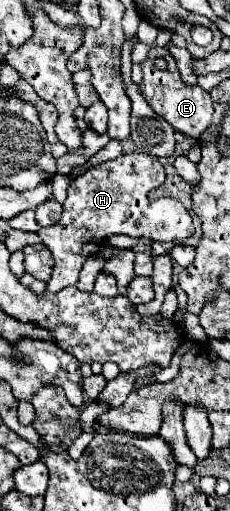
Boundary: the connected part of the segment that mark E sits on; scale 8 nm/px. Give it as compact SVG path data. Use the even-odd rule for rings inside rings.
M154 45L150 49L150 53L148 53L148 59L142 61L140 67L142 67L142 73L144 73L140 89L142 89L142 95L144 95L146 103L154 109L154 113L158 113L162 119L166 119L176 131L184 133L186 137L198 139L204 133L204 129L210 125L210 121L212 121L214 109L212 109L210 95L204 89L200 89L198 85L188 87L188 85L182 83L178 67L176 67L176 61L170 55L170 51L164 49L164 47L156 47ZM158 57L166 59L166 69L158 69L154 65L154 59L158 59Z

